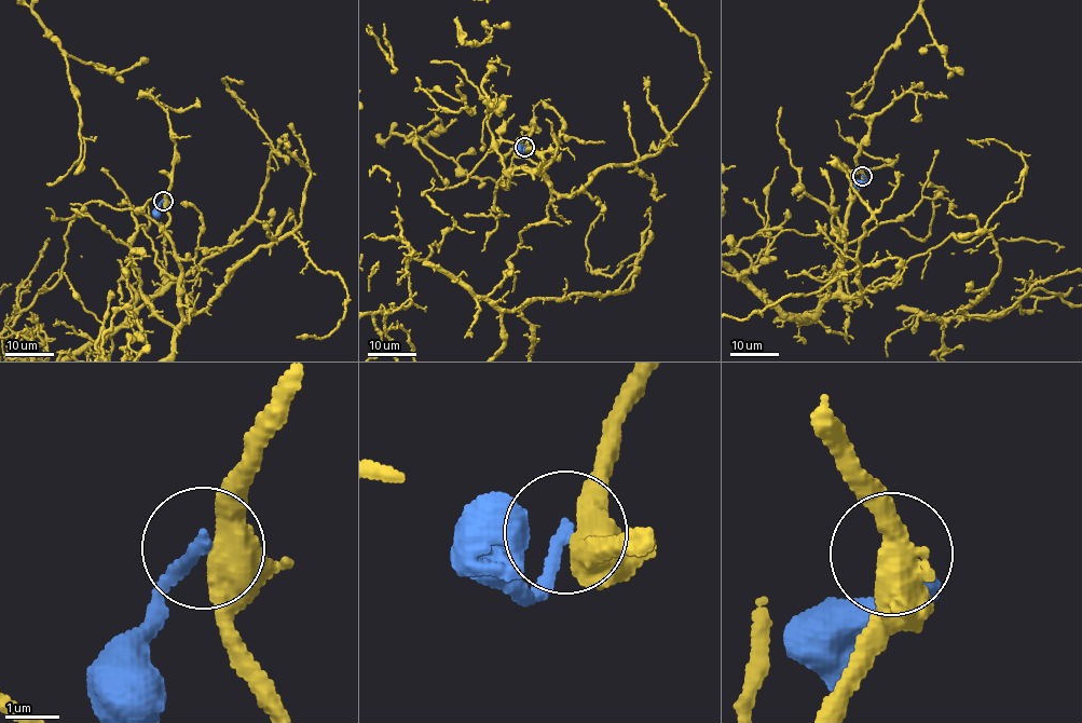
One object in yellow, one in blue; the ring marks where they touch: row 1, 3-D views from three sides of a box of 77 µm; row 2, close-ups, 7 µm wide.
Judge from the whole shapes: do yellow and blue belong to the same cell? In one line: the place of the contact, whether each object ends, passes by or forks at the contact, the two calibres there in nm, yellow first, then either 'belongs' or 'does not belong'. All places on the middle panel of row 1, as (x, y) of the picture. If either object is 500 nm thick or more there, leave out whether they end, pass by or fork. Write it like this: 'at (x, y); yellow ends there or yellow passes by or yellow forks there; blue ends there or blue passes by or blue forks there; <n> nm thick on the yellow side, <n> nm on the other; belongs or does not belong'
at (524, 147); 600 nm thick on the yellow side, 240 nm on the other; does not belong

